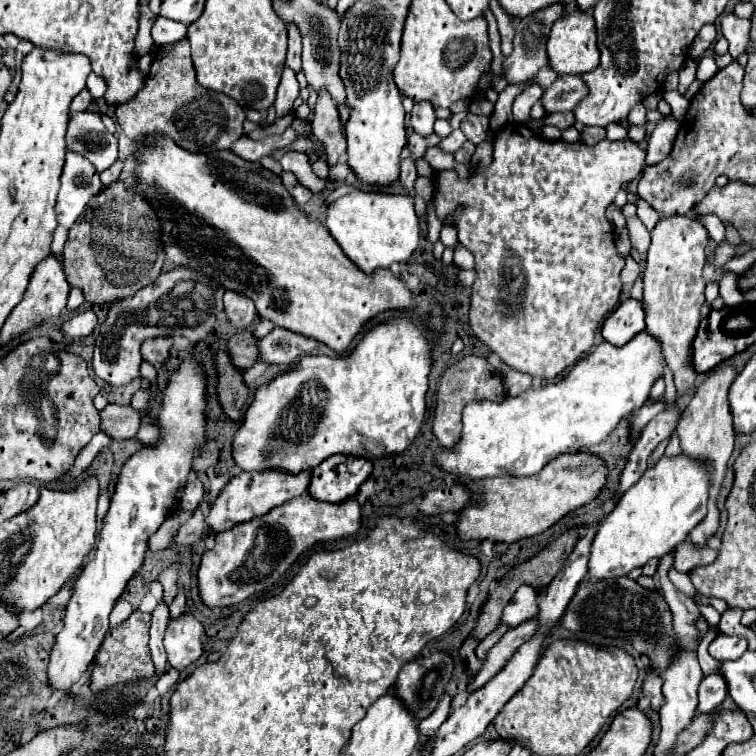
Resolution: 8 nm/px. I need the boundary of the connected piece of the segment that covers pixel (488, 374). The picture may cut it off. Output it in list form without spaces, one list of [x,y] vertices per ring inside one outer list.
[[[467,355],[455,361],[443,375],[439,391],[437,391],[437,407],[435,407],[435,419],[433,419],[433,433],[439,439],[439,443],[447,449],[451,449],[459,437],[461,437],[461,415],[467,403],[479,401],[479,399],[491,399],[491,401],[501,401],[505,399],[505,387],[501,381],[501,375],[495,367],[487,363],[487,359],[477,357],[477,355]]]

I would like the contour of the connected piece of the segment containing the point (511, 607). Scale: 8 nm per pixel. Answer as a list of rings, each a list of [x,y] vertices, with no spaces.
[[[521,585],[513,599],[507,603],[501,621],[507,623],[509,627],[517,627],[523,621],[529,621],[537,617],[539,607],[537,607],[537,591],[531,585]]]

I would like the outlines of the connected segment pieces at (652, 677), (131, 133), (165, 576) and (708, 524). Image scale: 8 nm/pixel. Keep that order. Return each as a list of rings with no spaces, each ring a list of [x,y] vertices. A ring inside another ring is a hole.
[[[647,671],[647,677],[645,677],[645,683],[643,683],[643,693],[651,699],[651,707],[655,711],[659,711],[659,707],[663,705],[663,695],[661,695],[661,685],[663,685],[663,679],[661,675],[657,675],[655,671]]]
[[[183,39],[159,47],[143,89],[131,101],[119,105],[115,117],[123,133],[133,141],[139,141],[145,133],[163,131],[183,149],[211,153],[229,149],[241,139],[245,111],[231,97],[209,91],[197,83],[189,41]]]
[[[179,559],[173,561],[169,567],[165,567],[165,569],[159,573],[159,583],[161,583],[163,589],[165,589],[165,601],[167,601],[167,603],[171,603],[173,597],[175,597],[175,593],[177,593],[175,583],[177,583],[177,579],[179,579],[179,573],[181,573],[181,561],[179,561]]]
[[[725,361],[725,363],[717,365],[715,369],[711,369],[707,379],[697,387],[689,405],[683,409],[679,425],[677,425],[677,433],[679,433],[679,439],[681,439],[681,451],[689,457],[695,457],[695,459],[711,459],[713,465],[715,465],[715,473],[713,473],[711,489],[709,489],[709,513],[707,513],[705,521],[701,521],[701,525],[697,525],[697,529],[693,529],[689,533],[689,539],[695,545],[705,545],[705,541],[719,527],[719,511],[717,511],[715,499],[717,499],[717,493],[721,489],[721,481],[723,481],[723,475],[725,475],[725,465],[731,457],[733,441],[735,441],[733,415],[731,415],[731,409],[729,409],[729,387],[735,381],[735,377],[737,377],[737,369],[731,361]]]

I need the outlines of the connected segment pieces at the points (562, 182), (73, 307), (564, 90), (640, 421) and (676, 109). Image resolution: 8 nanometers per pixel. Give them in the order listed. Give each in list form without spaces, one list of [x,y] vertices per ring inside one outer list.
[[[509,123],[505,125],[493,143],[493,163],[489,169],[477,169],[469,179],[459,179],[455,171],[439,171],[437,181],[435,181],[435,209],[439,219],[445,219],[457,205],[465,205],[465,211],[455,219],[455,225],[459,229],[459,243],[467,247],[475,255],[475,269],[477,269],[477,279],[473,283],[473,295],[471,295],[471,309],[469,309],[469,321],[475,337],[487,345],[493,353],[501,357],[501,361],[511,367],[513,371],[539,377],[545,381],[553,381],[559,373],[563,373],[567,367],[571,367],[575,361],[579,361],[595,341],[595,333],[601,329],[601,323],[605,317],[613,313],[613,309],[619,305],[619,295],[621,295],[621,281],[619,273],[623,269],[623,257],[617,253],[615,247],[615,235],[613,235],[613,225],[605,217],[607,205],[613,203],[617,191],[621,189],[623,183],[630,183],[637,179],[637,175],[645,167],[645,151],[629,141],[599,141],[597,145],[585,145],[583,141],[577,143],[567,143],[567,141],[547,141],[543,137],[537,137],[527,125],[521,123]]]
[[[73,287],[69,293],[69,303],[67,303],[67,311],[77,311],[81,305],[85,303],[85,295],[79,287]]]
[[[561,75],[551,87],[545,89],[541,101],[547,113],[557,113],[557,111],[565,113],[573,111],[585,99],[585,93],[589,93],[589,87],[585,87],[583,77]]]
[[[649,401],[645,403],[641,409],[637,409],[633,415],[631,415],[631,421],[633,421],[633,435],[637,439],[639,431],[657,415],[657,413],[663,413],[665,411],[665,403],[663,401]]]
[[[665,91],[663,93],[663,99],[671,105],[673,117],[677,117],[677,121],[681,123],[685,119],[685,109],[689,107],[689,101],[679,91]]]

